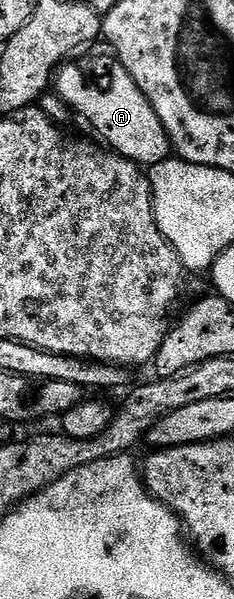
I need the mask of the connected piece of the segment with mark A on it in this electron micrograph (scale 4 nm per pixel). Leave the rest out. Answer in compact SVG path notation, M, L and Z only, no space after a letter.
M92 44L71 60L65 61L54 75L54 90L68 106L73 106L106 141L111 149L141 168L164 162L173 153L158 114L146 100L142 88L134 84L130 72L119 62L107 44Z

